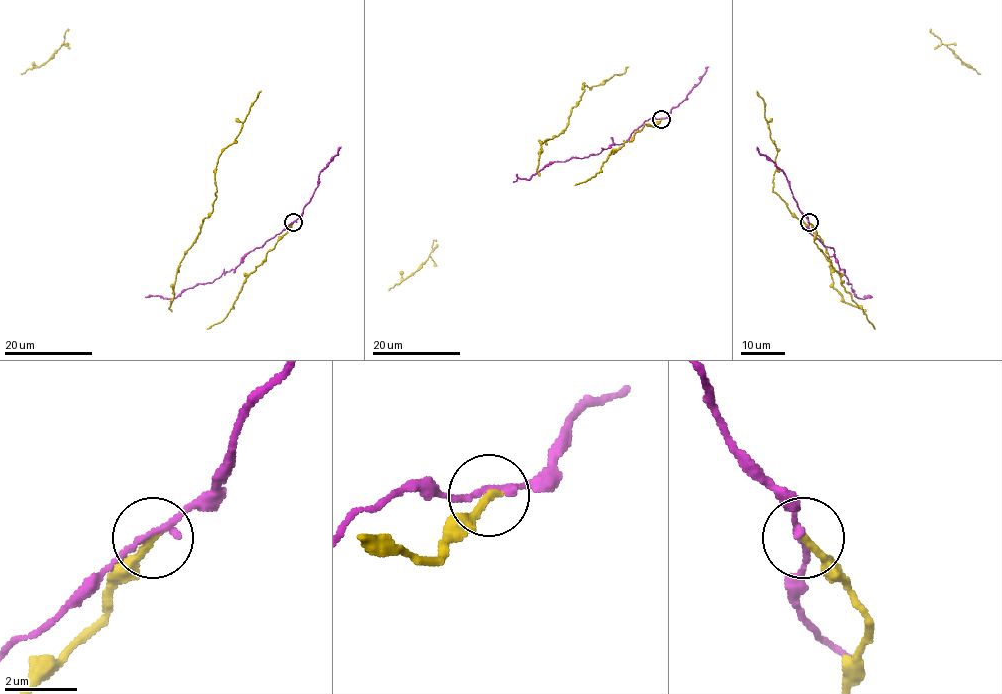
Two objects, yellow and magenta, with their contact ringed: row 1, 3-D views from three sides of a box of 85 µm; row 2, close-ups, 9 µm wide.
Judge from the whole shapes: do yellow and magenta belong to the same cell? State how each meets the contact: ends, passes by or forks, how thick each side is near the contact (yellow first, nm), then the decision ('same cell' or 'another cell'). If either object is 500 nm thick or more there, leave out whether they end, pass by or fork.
yellow ends there; magenta passes by; 220 nm thick on the yellow side, 160 nm on the other; another cell

